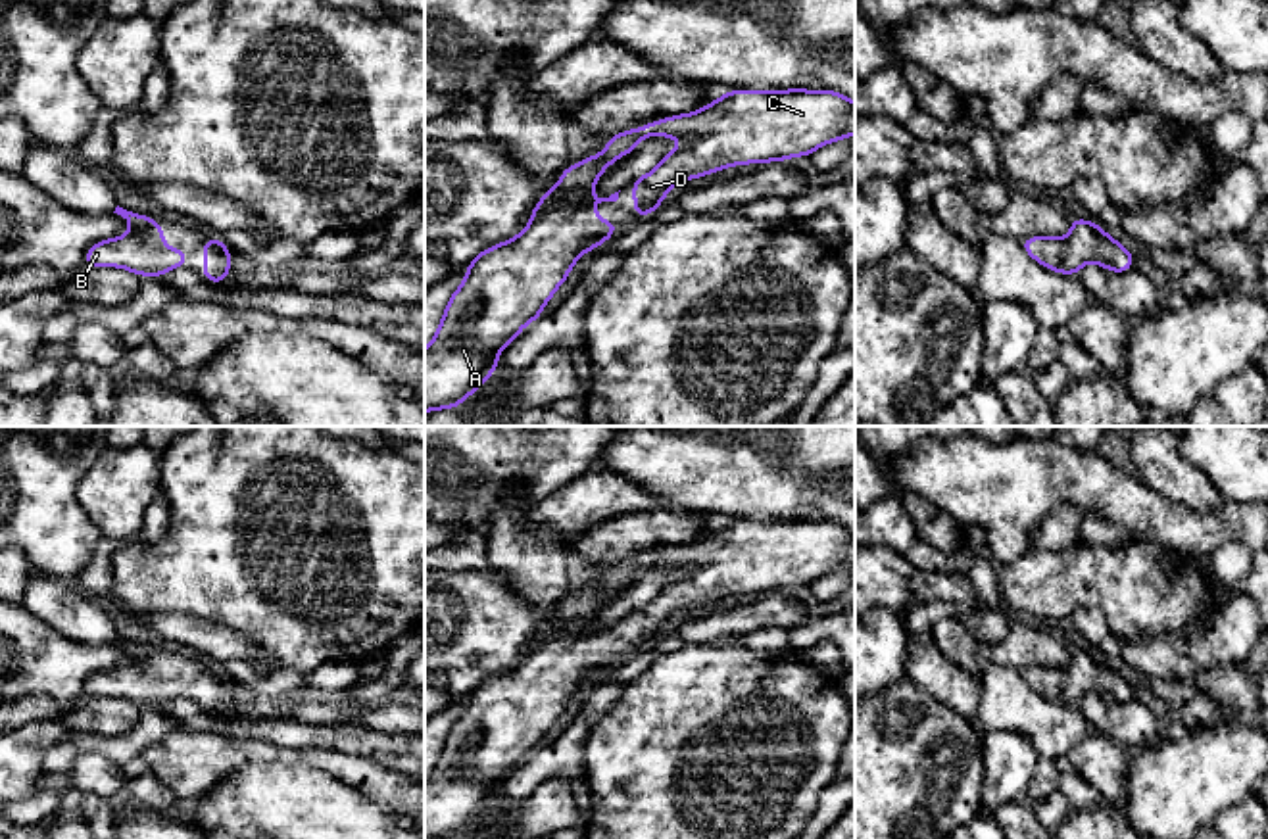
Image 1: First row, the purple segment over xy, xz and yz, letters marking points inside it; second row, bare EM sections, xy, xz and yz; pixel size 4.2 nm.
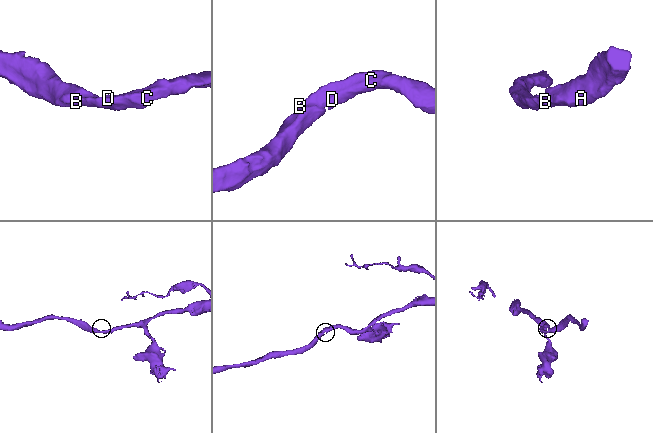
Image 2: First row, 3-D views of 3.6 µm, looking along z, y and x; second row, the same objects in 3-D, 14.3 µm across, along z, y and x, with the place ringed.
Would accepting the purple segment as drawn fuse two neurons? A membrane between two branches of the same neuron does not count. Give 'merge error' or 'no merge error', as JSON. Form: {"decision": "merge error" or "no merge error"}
{"decision": "no merge error"}

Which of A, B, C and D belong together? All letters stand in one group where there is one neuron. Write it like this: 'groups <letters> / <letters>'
groups A B C D

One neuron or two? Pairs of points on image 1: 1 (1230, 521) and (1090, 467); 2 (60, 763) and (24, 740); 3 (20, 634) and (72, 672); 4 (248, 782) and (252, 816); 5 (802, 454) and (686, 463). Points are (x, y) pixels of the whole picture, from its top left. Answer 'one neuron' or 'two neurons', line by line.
1: one neuron
2: two neurons
3: one neuron
4: one neuron
5: one neuron

